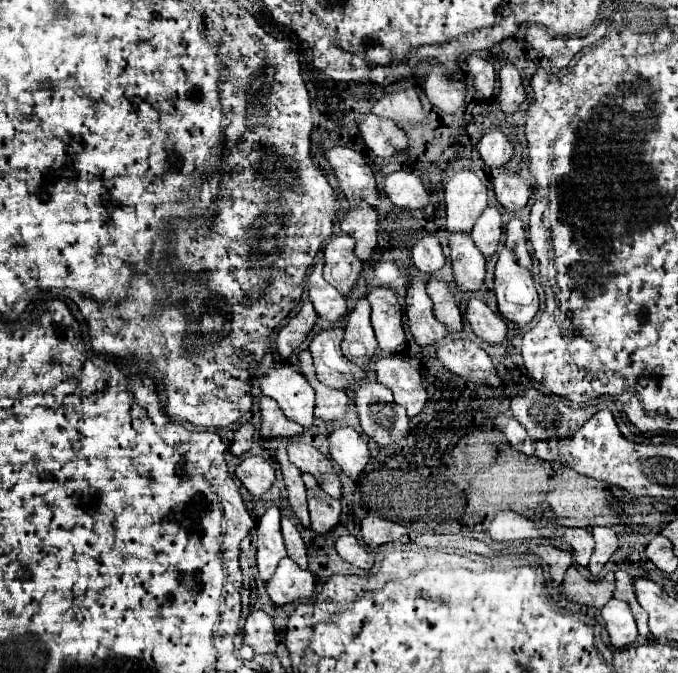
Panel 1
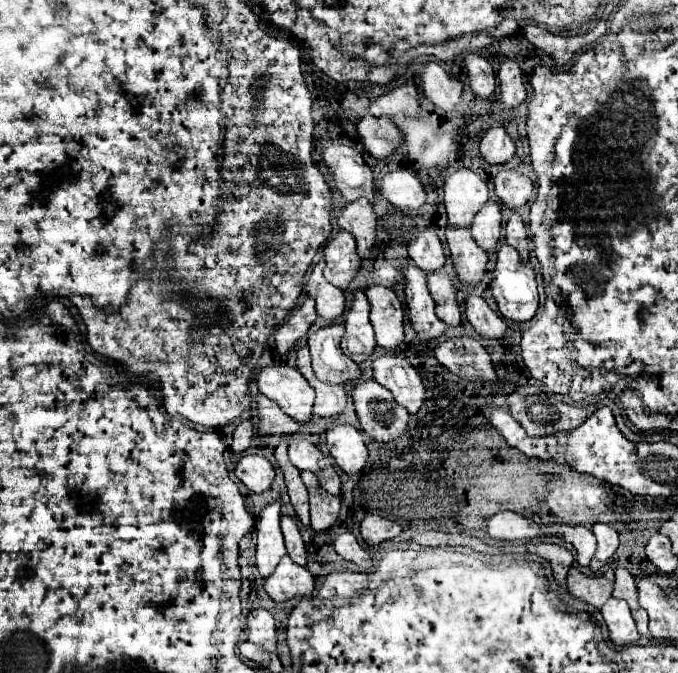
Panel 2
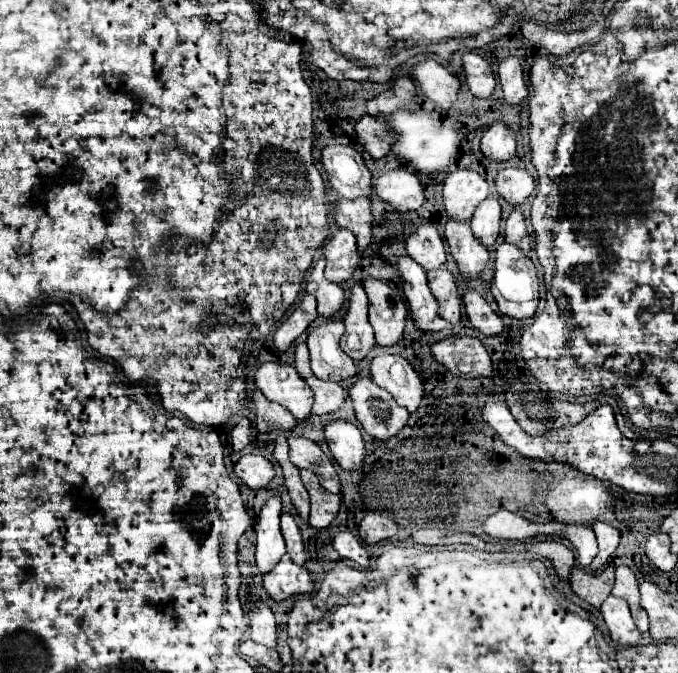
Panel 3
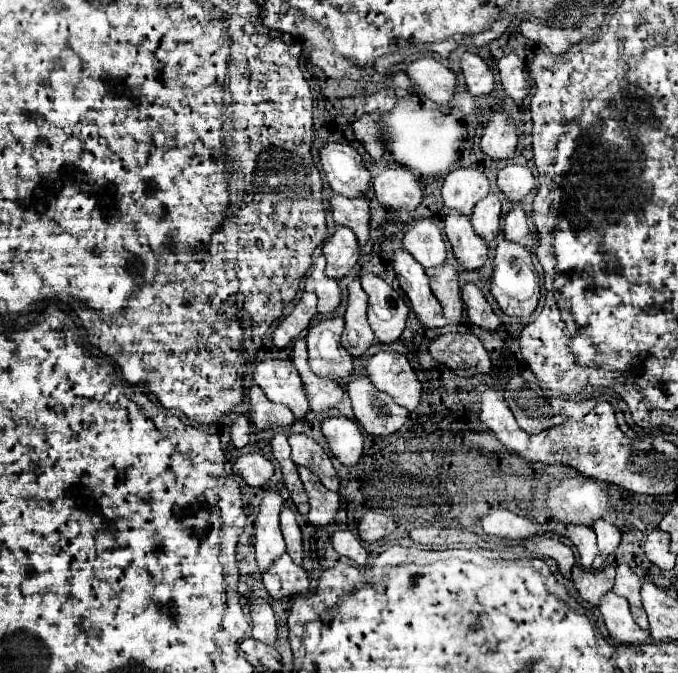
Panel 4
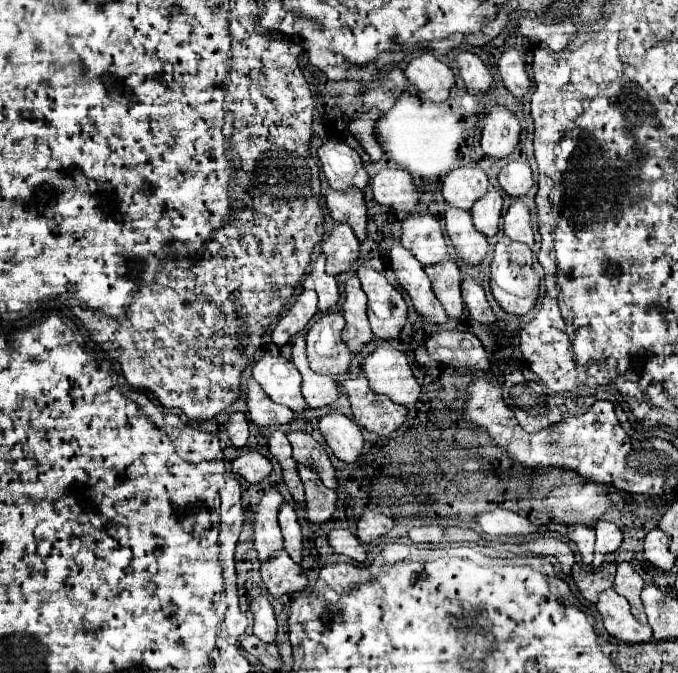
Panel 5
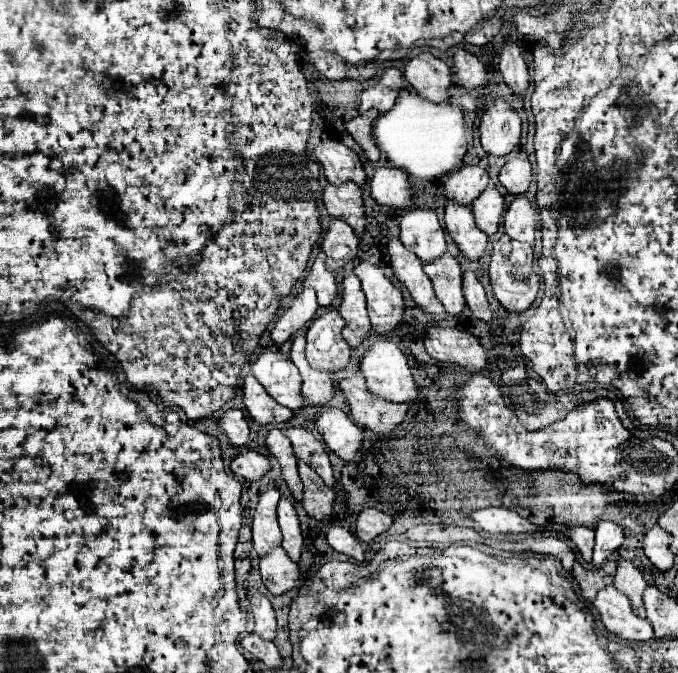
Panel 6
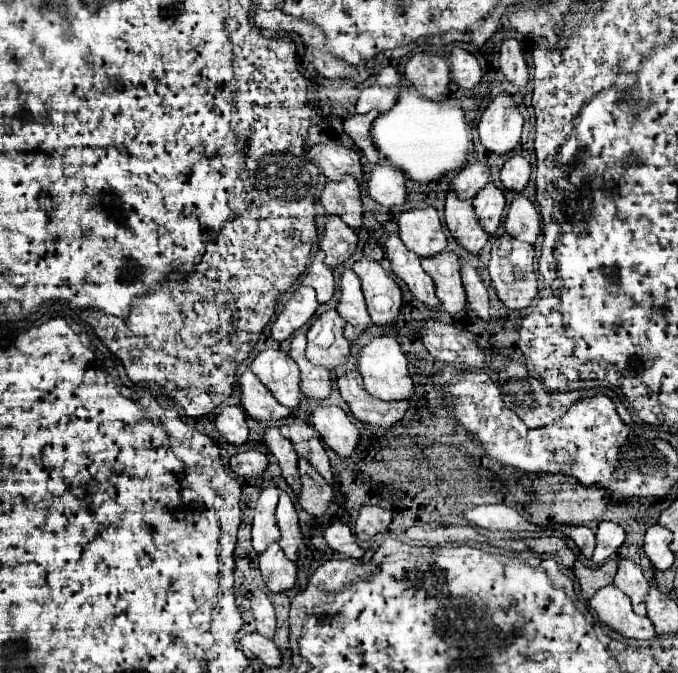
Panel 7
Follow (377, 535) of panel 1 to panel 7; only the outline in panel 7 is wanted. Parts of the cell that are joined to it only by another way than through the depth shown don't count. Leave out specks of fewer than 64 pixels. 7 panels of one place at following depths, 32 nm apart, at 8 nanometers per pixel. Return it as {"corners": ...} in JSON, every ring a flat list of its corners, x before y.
{"corners":[[364,506,358,514,358,520,356,520,356,538,358,540,370,540,374,538,378,532,386,530,392,522,392,514,390,510,384,510,384,508,378,508,378,506]]}

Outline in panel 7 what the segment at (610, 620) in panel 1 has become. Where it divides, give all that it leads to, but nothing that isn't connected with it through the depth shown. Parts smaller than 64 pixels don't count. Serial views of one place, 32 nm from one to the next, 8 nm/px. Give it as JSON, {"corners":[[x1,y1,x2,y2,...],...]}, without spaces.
{"corners":[[614,584,598,590,590,600,590,606,596,610,600,622,604,622,624,638,650,640,656,636,648,616,640,618,638,614,634,614,628,596,624,596,624,592,620,592]]}

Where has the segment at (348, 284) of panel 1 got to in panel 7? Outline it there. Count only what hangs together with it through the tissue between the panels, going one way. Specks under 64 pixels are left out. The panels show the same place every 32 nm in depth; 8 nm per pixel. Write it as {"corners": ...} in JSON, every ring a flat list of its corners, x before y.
{"corners":[[326,216,324,234,320,238,320,248,326,254,324,262,328,268,334,270,336,266,344,264,356,252,356,244,358,244,358,236,348,224,344,224,336,216]]}

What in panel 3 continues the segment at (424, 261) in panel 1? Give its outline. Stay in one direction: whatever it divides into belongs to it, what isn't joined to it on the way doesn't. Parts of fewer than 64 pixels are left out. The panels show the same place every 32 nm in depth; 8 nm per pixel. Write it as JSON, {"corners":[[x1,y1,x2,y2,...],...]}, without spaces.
{"corners":[[422,224,416,232,406,240,408,256,418,262,424,270,440,268,446,262,444,242,434,224]]}

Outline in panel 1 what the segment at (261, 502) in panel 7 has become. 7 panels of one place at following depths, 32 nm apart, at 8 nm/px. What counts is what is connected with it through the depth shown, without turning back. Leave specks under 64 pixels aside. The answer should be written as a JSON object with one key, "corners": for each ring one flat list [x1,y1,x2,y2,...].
{"corners":[[276,506,268,508,266,514,260,518,258,526,258,572,260,572,260,580,266,584,278,562,286,556,286,548,284,548,284,540,282,540,282,532,280,532,280,510]]}

